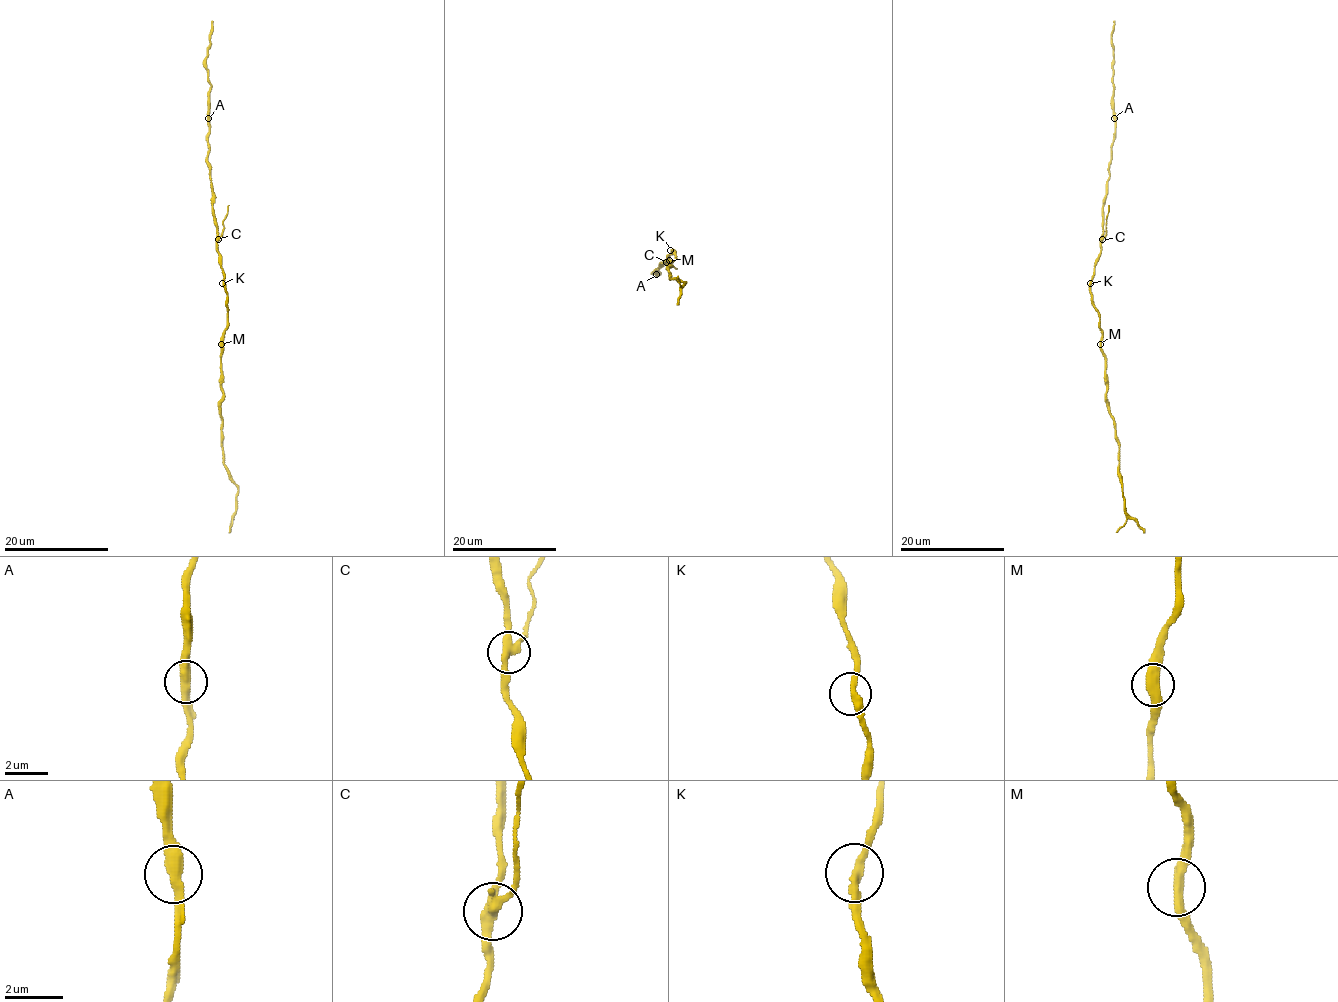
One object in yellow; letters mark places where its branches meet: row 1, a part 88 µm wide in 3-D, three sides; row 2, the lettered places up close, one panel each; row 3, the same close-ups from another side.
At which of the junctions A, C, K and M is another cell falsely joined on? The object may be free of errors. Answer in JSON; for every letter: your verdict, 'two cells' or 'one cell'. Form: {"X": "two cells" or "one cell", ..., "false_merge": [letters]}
{"A": "one cell", "C": "two cells", "K": "one cell", "M": "one cell", "false_merge": ["C"]}

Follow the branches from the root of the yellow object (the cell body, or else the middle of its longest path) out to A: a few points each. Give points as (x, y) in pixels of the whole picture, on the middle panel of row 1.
A: (672, 251), (665, 261), (660, 263), (656, 274)

